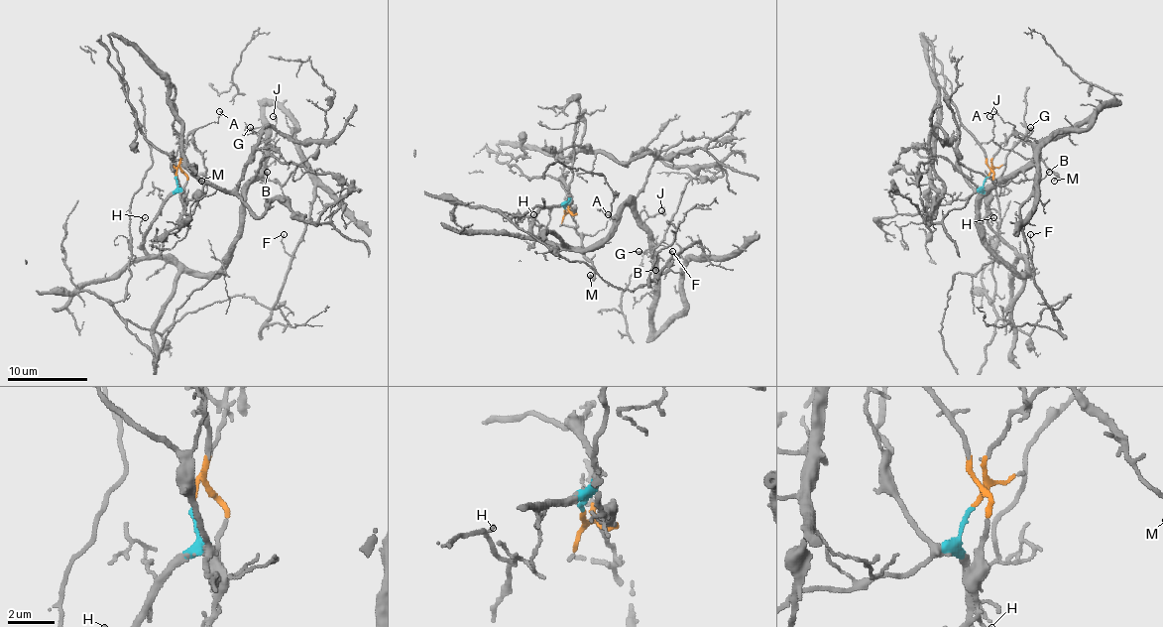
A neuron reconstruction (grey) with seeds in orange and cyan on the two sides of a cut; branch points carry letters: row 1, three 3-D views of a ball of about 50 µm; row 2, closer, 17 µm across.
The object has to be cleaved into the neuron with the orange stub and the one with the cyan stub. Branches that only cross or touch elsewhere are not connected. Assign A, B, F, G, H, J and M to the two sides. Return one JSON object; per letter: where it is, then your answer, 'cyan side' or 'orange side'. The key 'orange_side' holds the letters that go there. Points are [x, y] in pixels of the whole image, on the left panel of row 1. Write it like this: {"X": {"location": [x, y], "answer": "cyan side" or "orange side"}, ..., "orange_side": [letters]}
{"A": {"location": [219, 111], "answer": "orange side"}, "B": {"location": [267, 172], "answer": "cyan side"}, "F": {"location": [284, 234], "answer": "cyan side"}, "G": {"location": [250, 127], "answer": "cyan side"}, "H": {"location": [145, 217], "answer": "cyan side"}, "J": {"location": [273, 116], "answer": "cyan side"}, "M": {"location": [201, 181], "answer": "orange side"}, "orange_side": ["A", "M"]}

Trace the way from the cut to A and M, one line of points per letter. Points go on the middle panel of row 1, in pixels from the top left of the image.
A: (564, 208), (576, 230), (584, 234), (594, 234), (606, 226), (608, 214)
M: (564, 208), (582, 242), (582, 252), (592, 264), (594, 275), (590, 275)

